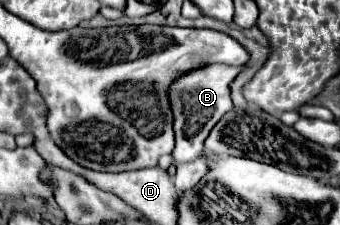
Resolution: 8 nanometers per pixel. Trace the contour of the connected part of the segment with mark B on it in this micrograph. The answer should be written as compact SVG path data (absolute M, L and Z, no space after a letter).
M209 63L197 69L191 69L183 75L179 75L169 85L169 105L173 111L173 129L175 129L175 149L173 149L173 165L195 161L203 153L203 141L207 139L209 131L215 127L215 123L231 111L233 99L231 99L231 83L235 77L245 69L245 65L231 67L223 63Z

